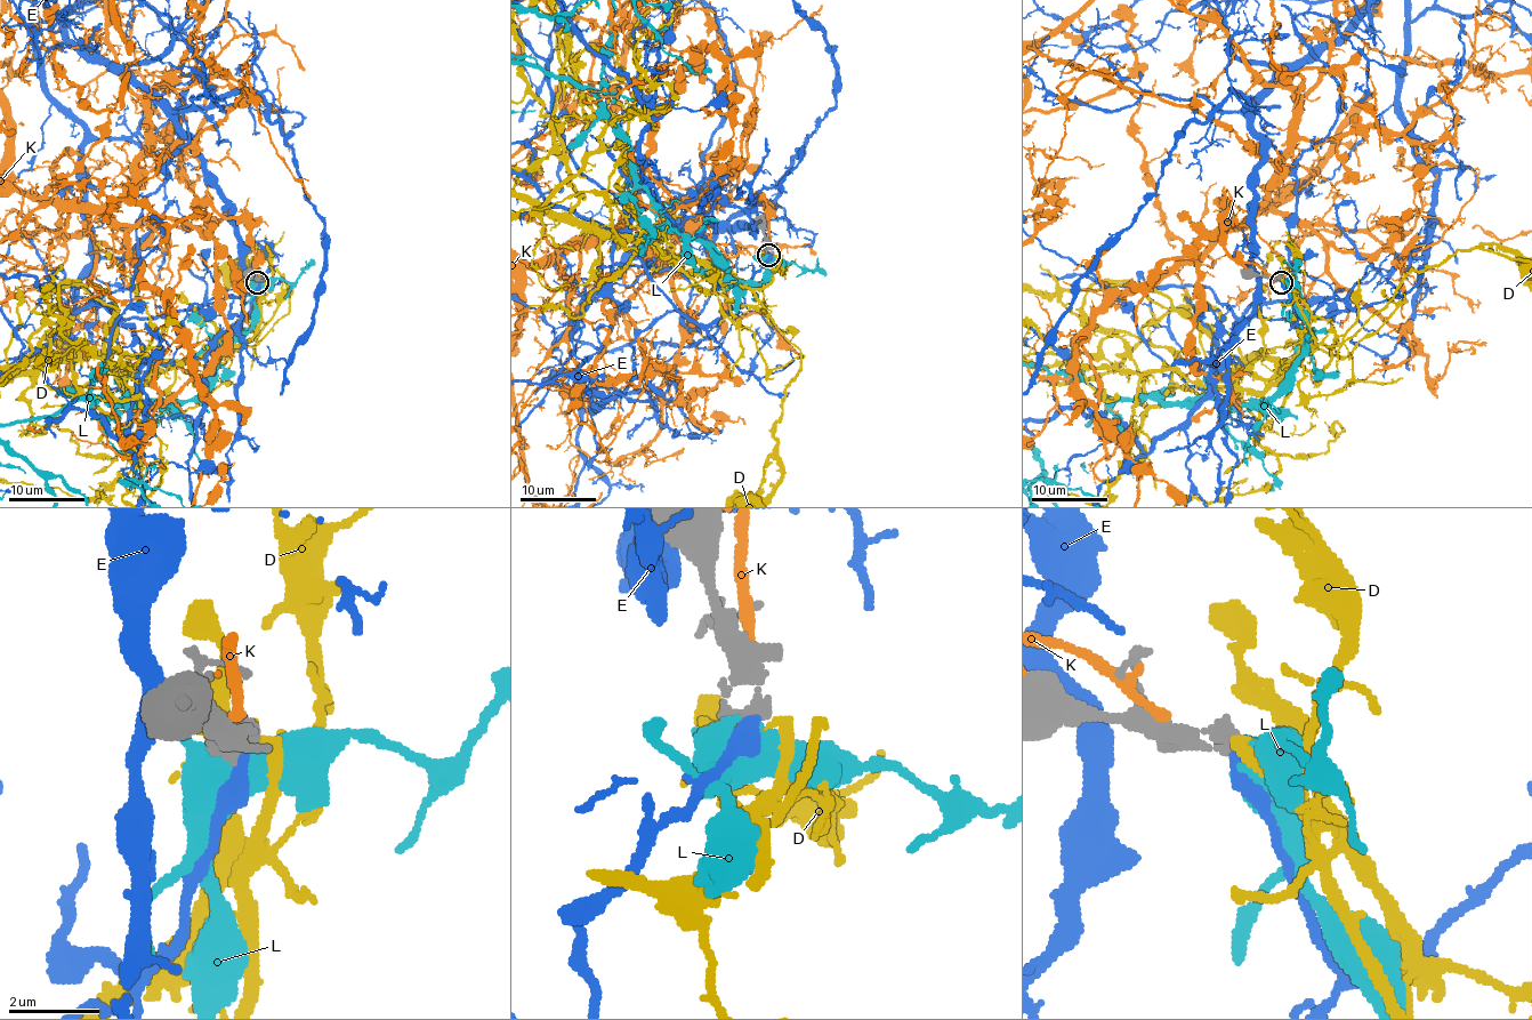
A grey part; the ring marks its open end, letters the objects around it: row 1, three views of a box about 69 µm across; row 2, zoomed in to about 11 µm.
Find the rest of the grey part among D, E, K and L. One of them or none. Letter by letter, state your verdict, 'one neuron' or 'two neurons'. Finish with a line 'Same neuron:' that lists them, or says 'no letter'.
D: two neurons
E: two neurons
K: two neurons
L: two neurons
Same neuron: no letter

